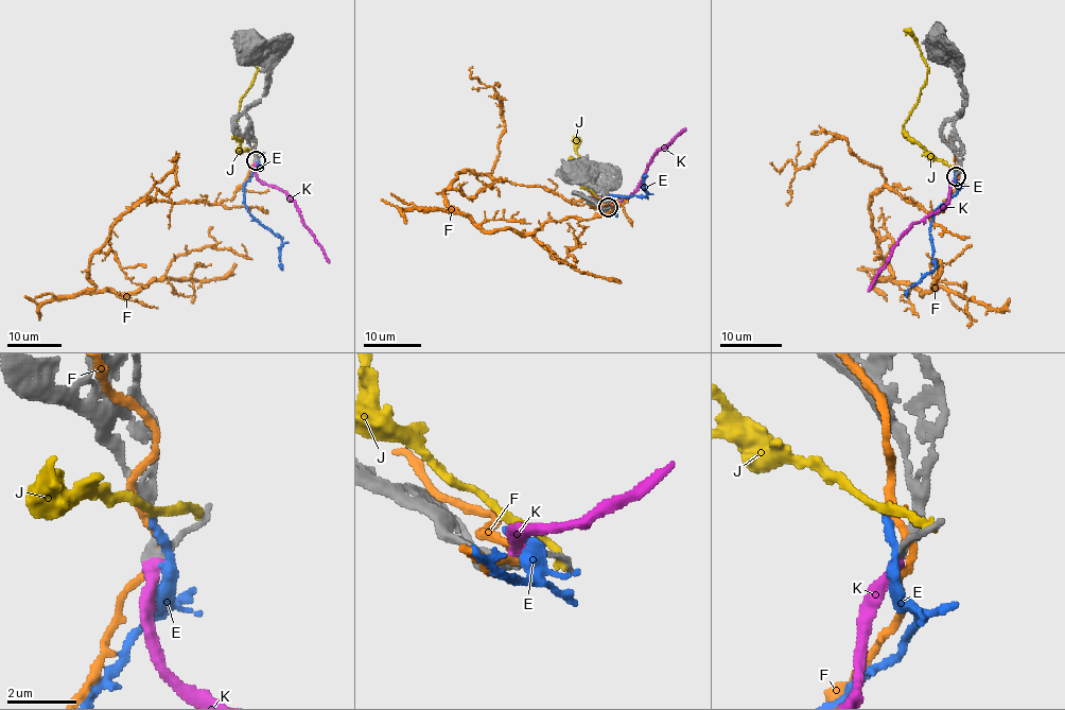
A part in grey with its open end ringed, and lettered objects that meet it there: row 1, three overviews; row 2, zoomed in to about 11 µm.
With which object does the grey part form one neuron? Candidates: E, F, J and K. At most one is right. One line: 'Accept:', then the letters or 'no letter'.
Accept: K

